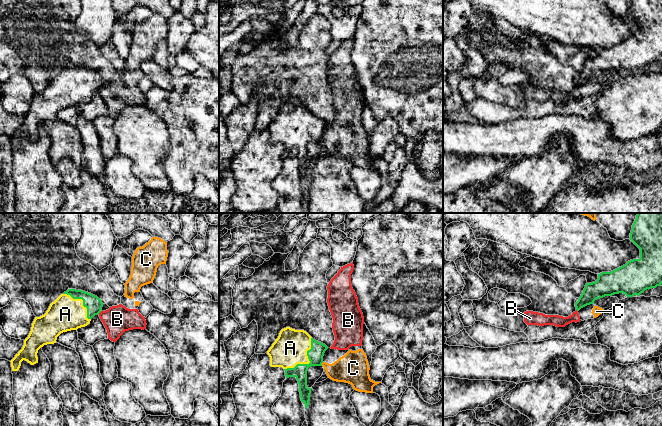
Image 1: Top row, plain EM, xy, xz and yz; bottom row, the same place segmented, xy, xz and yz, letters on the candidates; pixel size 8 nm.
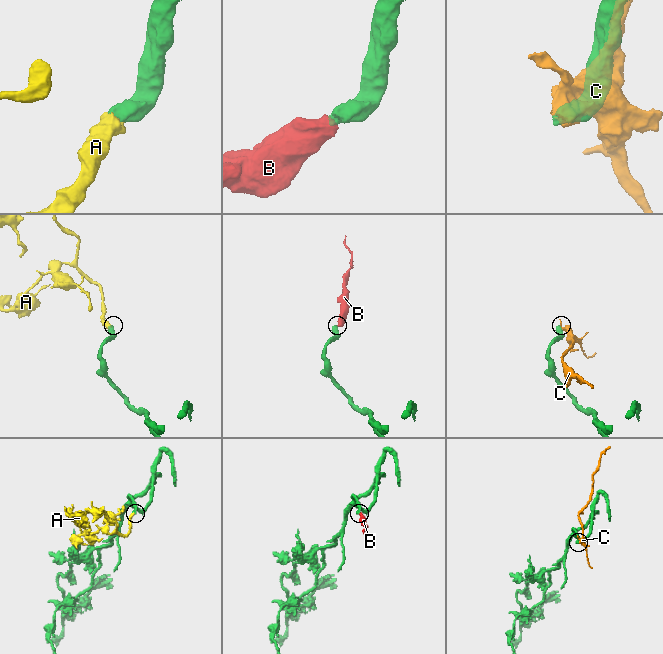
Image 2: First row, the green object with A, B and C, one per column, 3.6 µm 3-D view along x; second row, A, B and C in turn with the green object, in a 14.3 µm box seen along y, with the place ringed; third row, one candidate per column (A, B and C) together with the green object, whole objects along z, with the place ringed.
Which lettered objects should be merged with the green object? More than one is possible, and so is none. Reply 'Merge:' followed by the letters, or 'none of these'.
Merge: A

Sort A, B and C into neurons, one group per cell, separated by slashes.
A / B C

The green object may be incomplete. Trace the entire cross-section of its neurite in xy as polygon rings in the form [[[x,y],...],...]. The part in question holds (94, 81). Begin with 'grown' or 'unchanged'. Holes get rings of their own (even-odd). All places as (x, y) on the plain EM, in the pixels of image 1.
grown | [[[68,65],[50,80],[44,91],[35,93],[22,125],[10,137],[12,147],[18,147],[23,136],[31,141],[38,139],[37,129],[41,123],[56,119],[63,108],[87,102],[102,83],[102,76],[97,72]]]

